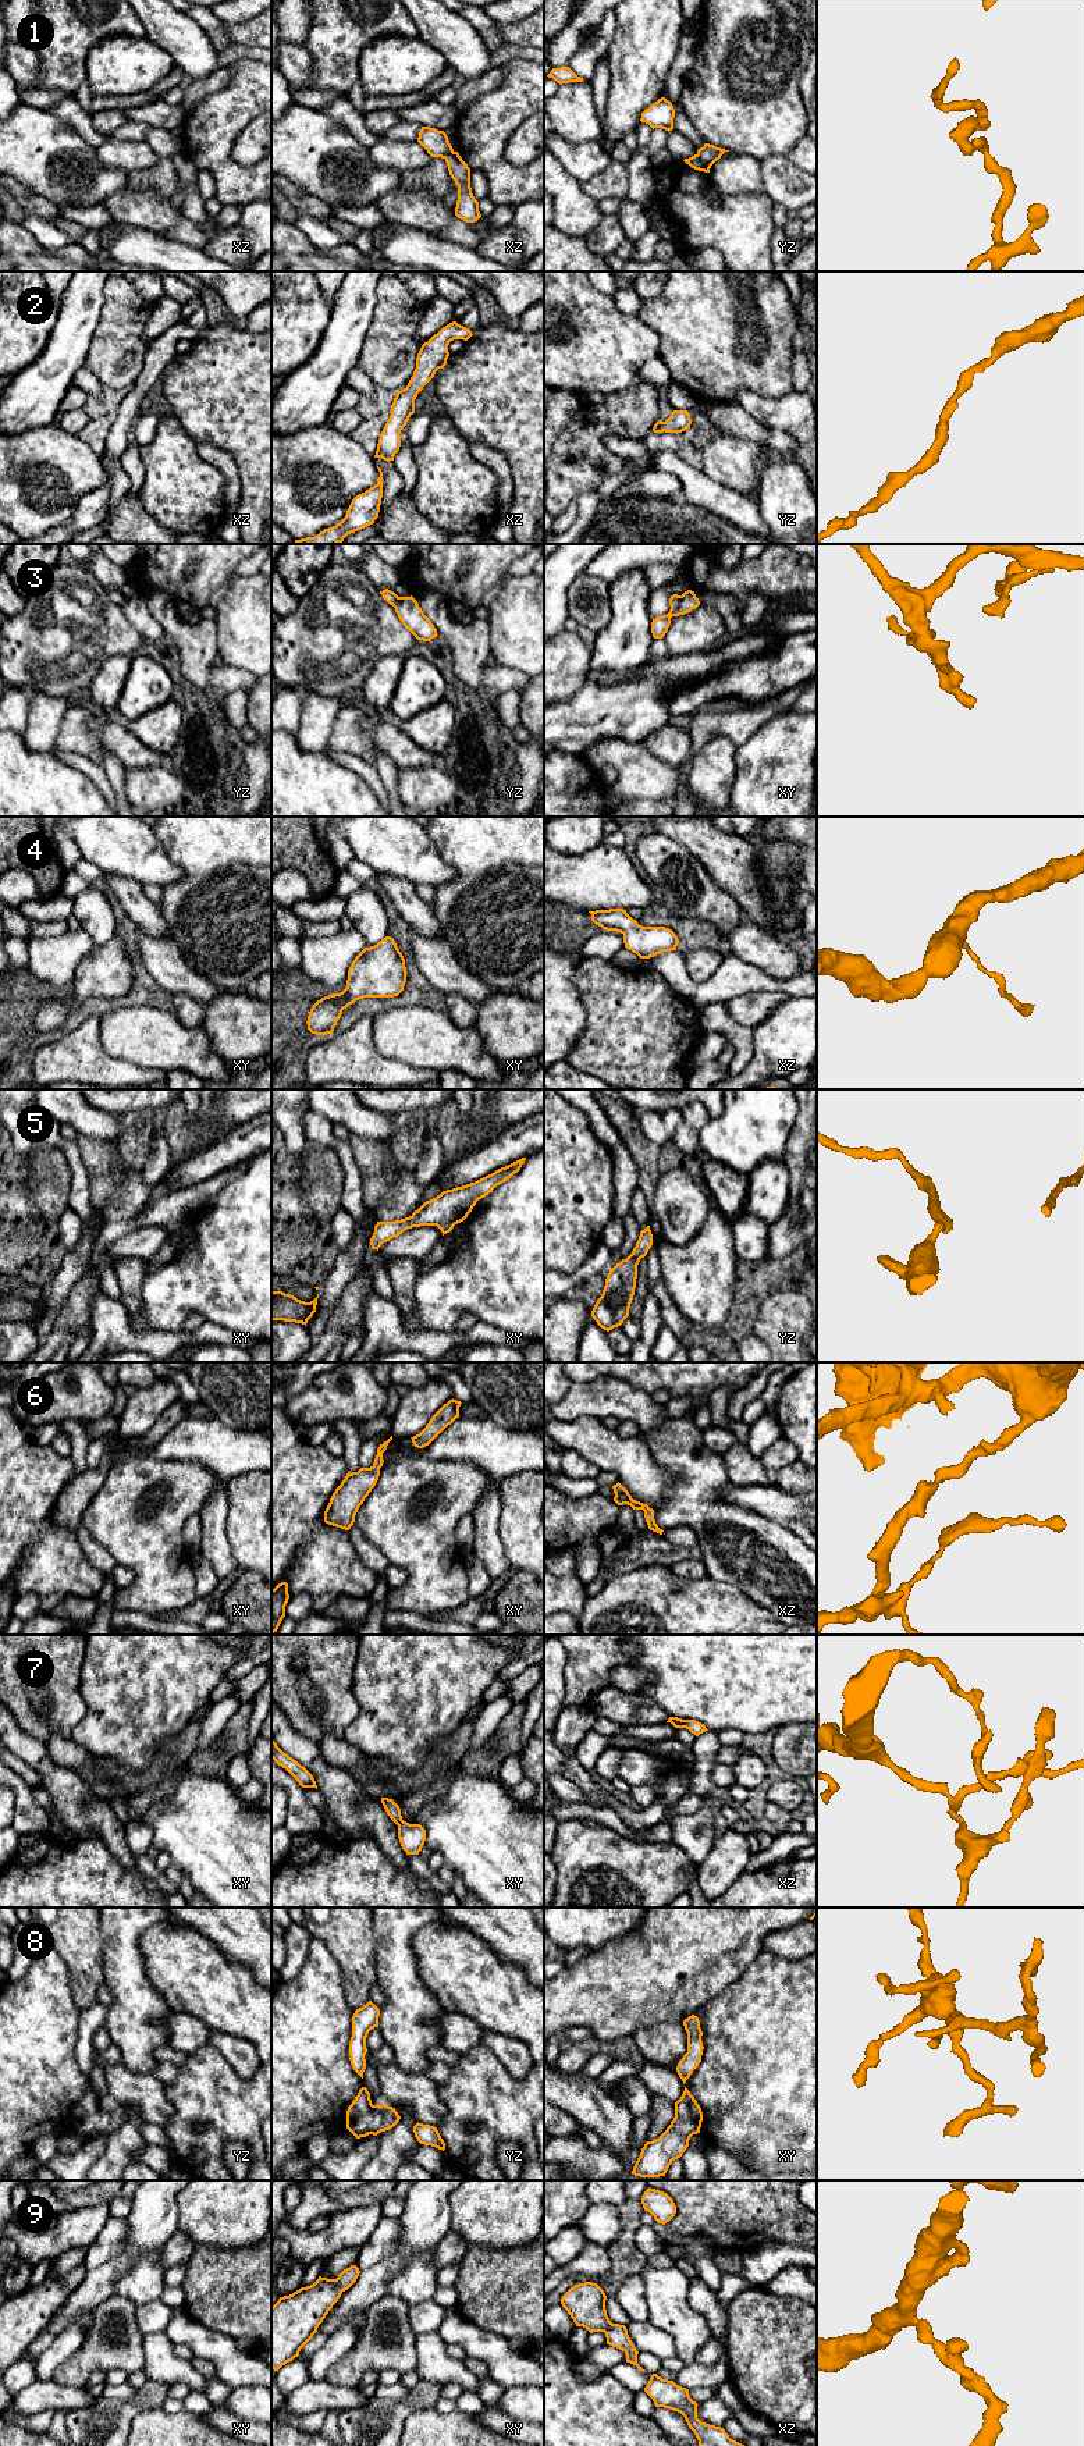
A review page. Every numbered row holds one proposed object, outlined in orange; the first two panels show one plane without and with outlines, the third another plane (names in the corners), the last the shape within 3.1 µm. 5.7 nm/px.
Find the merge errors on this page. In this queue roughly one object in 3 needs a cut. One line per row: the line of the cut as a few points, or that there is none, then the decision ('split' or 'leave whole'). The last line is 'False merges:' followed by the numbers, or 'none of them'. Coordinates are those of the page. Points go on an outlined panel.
1: cut yz (696, 155), (710, 167); split
2: cut none; leave whole
3: cut yz (398, 597), (394, 607); split
4: cut none; leave whole
5: cut none; leave whole
6: cut none; leave whole
7: cut xy (402, 1820), (397, 1824); split
8: cut none; leave whole
9: cut none; leave whole
False merges: 1, 3, 7

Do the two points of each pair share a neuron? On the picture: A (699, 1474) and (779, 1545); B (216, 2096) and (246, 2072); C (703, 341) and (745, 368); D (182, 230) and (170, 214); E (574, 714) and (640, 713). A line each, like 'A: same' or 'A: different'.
A: same
B: different
C: same
D: different
E: same

